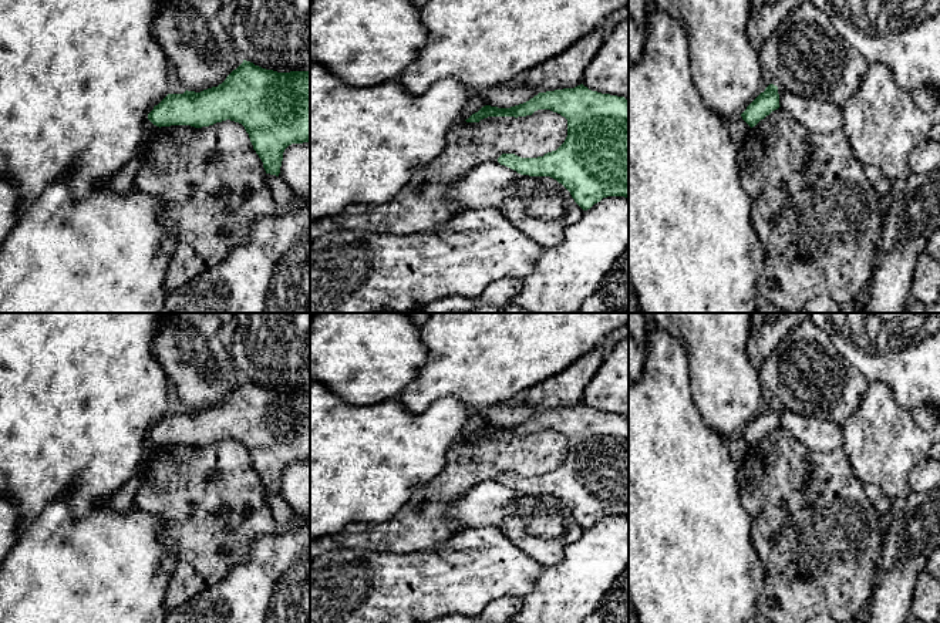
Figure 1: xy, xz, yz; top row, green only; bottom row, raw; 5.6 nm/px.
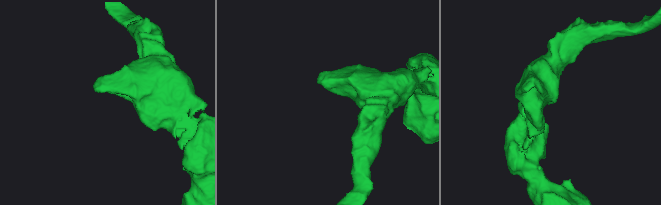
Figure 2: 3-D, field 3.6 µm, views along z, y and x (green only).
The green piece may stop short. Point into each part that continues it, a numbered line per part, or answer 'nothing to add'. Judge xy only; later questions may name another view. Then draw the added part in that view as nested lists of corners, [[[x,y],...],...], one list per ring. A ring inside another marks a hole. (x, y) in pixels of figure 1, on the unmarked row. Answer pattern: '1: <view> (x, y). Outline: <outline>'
1: xy (124, 498). Outline: [[[149,438],[144,442],[144,458],[154,455],[159,449],[159,445],[154,444]],[[144,464],[137,465],[132,476],[112,495],[111,506],[117,512],[122,512],[134,505],[135,495],[142,484]]]

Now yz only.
1: yz (738, 448). Outline: [[[737,435],[735,438],[727,441],[728,452],[731,455],[731,459],[741,465],[745,459],[747,454],[751,449],[751,445],[742,438],[742,435]]]

